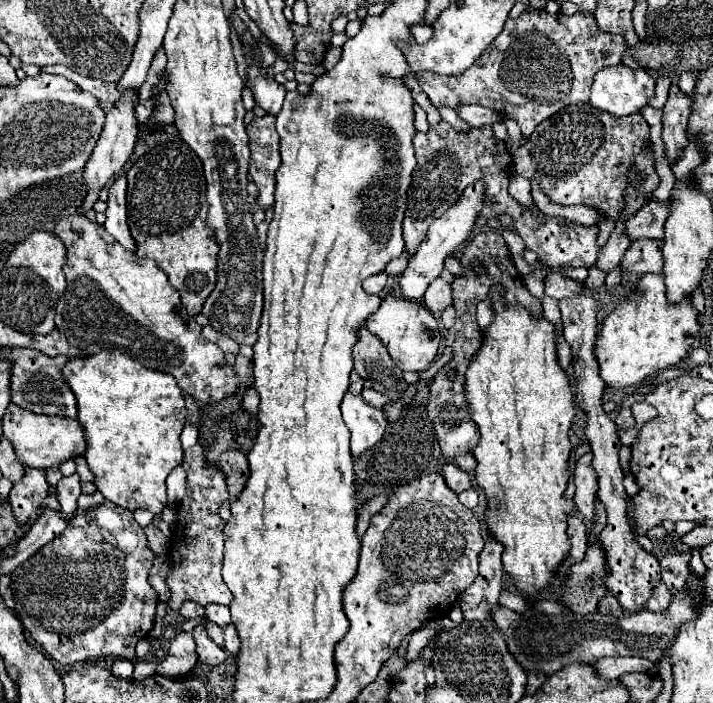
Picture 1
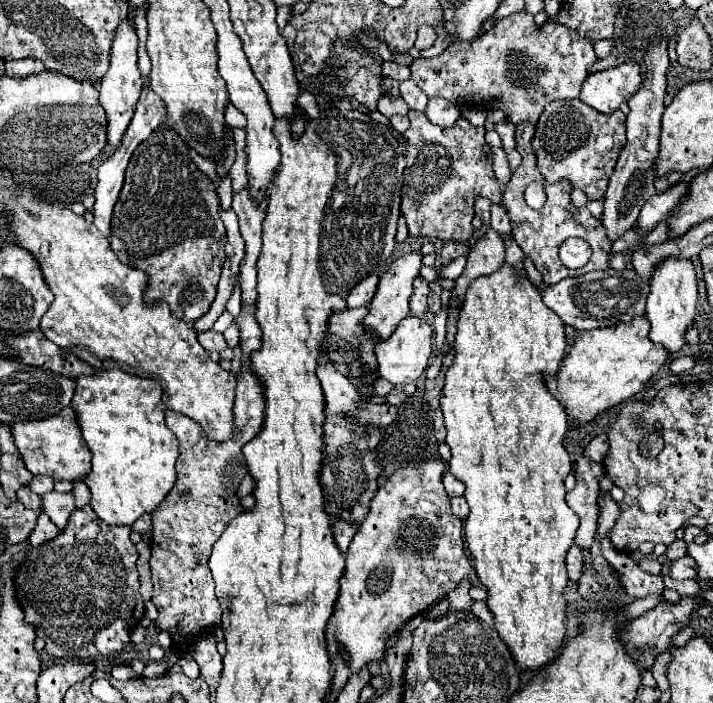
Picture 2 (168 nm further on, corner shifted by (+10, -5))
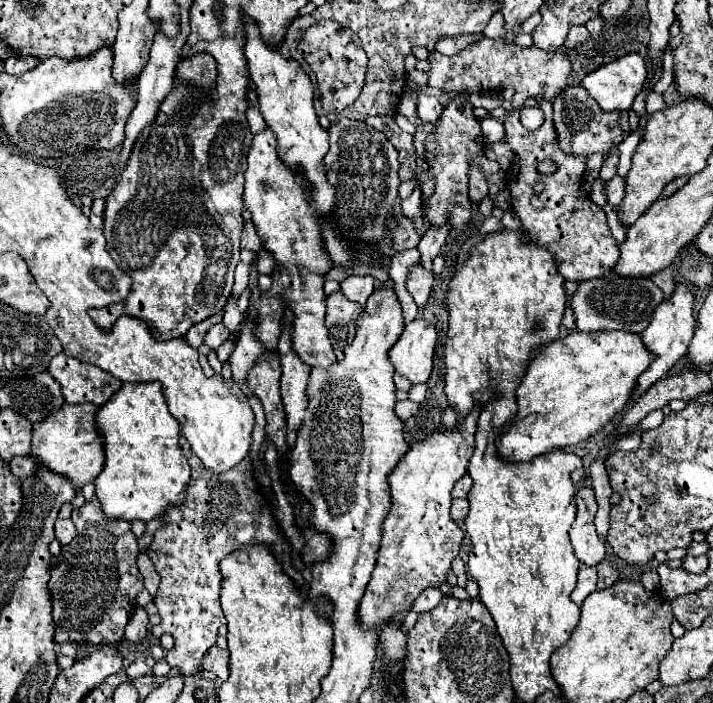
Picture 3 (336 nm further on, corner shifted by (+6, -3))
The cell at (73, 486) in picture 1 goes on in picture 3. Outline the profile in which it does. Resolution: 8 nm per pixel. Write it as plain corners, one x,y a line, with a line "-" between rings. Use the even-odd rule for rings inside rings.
63,504
63,508
59,510
59,516
55,520
55,538
61,542
61,546
69,544
77,534
77,530
75,530
75,526
71,522
71,512
73,512
73,506

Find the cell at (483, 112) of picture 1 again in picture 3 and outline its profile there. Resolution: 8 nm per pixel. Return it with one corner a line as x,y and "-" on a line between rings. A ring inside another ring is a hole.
423,94
423,98
417,100
417,116
423,120
423,122
437,122
437,118
443,114
443,104
435,98
435,96
427,96

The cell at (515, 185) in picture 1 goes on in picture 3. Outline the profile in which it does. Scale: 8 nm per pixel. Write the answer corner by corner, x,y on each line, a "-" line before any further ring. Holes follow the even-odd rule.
483,118
481,120
481,128
483,128
483,138
485,138
485,142
499,142
499,140
503,140
503,124
499,122
499,120
495,120
495,118

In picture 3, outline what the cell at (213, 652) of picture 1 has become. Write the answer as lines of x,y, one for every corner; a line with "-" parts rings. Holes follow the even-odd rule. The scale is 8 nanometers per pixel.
213,646
213,648
209,648
207,654
203,656
201,666
203,666
205,670
215,672
219,680
227,680
227,676
229,676
227,662
229,662
229,652
227,652
227,650
221,650
219,646

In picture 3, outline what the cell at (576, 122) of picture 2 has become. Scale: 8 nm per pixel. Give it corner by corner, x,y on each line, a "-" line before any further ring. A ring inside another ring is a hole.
569,86
565,88
555,100
553,100
553,126
557,132
557,144
565,154
573,156
593,156
597,152
605,154
609,158
611,148
619,146
629,134
629,122
627,112
603,112
589,94
585,94
583,86

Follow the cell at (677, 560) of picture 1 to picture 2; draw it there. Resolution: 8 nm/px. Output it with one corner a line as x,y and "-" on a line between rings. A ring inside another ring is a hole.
691,556
671,562
671,578
685,580
685,578
695,578
695,576
697,576
697,562

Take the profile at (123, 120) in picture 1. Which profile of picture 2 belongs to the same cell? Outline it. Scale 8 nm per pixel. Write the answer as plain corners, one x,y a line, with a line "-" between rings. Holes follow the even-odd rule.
127,18
121,20
121,26
117,26
115,32
115,40
111,46
111,60
109,60
109,72
105,72
105,76
101,78
99,84
99,102
107,112
107,120
109,120
109,128
107,128
107,146
105,146
105,154
111,154
119,144
121,138
125,134
125,128
129,126
133,112
135,112
135,104
139,100
141,94
141,72
137,68
137,48
139,48
139,38
135,32
133,22
129,22

